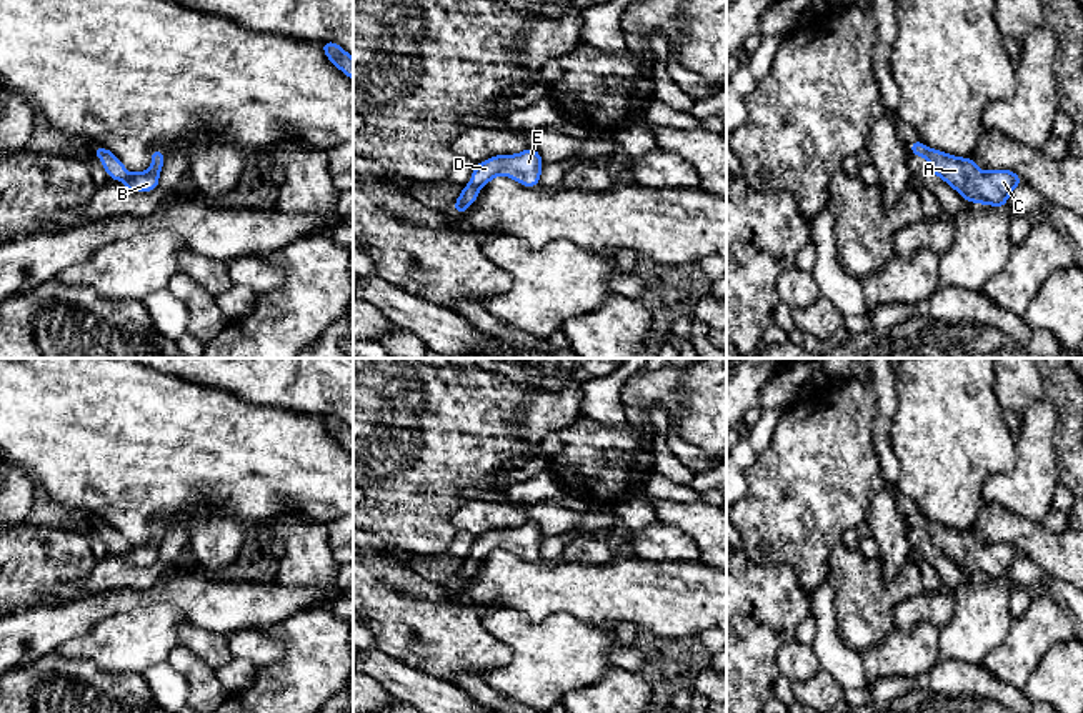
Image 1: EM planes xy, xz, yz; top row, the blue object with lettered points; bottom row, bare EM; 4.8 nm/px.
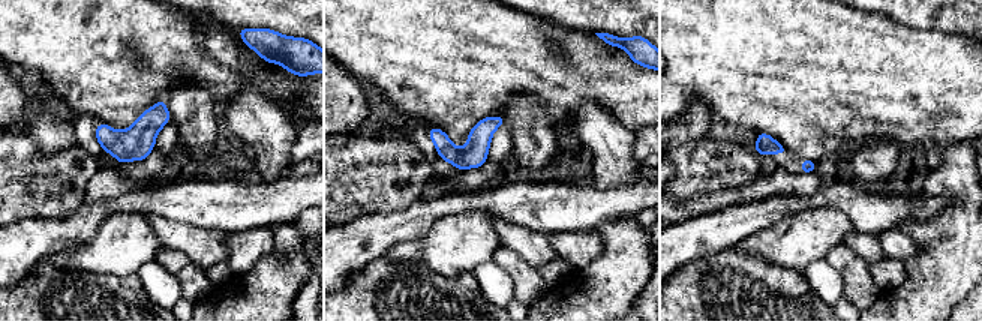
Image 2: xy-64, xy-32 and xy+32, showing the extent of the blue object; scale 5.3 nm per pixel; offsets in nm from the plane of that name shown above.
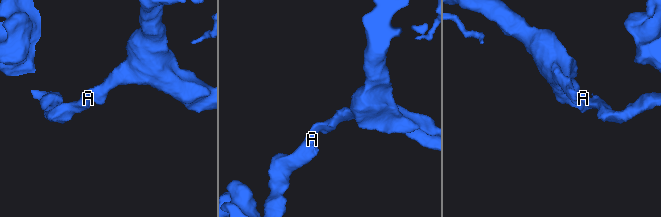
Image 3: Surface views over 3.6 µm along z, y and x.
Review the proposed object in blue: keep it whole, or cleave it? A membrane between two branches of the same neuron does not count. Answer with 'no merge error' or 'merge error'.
no merge error

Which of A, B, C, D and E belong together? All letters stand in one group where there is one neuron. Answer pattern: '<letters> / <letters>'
A B C D E

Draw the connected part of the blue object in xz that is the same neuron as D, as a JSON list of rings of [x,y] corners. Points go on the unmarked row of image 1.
[[[527,521],[518,528],[497,528],[475,538],[472,555],[463,560],[453,583],[458,586],[467,585],[467,581],[477,573],[478,563],[497,548],[512,550],[515,555],[525,560],[538,558],[542,538],[542,530],[533,521]]]

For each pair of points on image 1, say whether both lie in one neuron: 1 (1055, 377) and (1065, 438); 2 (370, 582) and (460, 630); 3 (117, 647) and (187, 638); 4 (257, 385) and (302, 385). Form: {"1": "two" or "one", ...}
{"1": "one", "2": "one", "3": "two", "4": "one"}

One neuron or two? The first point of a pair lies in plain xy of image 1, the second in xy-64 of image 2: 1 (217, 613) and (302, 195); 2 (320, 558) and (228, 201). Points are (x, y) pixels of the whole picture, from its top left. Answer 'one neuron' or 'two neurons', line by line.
1: one neuron
2: two neurons

